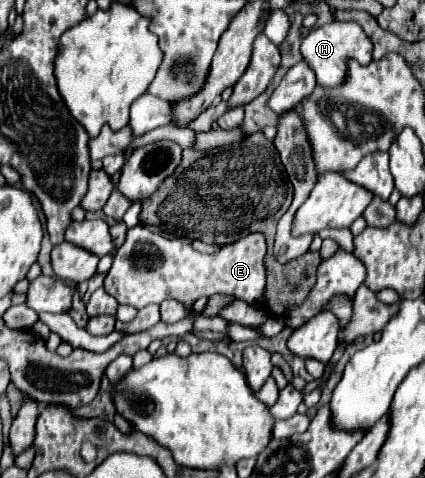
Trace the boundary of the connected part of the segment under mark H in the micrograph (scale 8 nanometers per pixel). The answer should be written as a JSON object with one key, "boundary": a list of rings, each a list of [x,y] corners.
{"boundary":[[[348,21],[348,23],[328,23],[322,27],[312,29],[300,45],[300,53],[302,59],[312,67],[318,85],[322,87],[336,87],[336,83],[340,83],[340,79],[344,79],[344,63],[350,59],[356,59],[358,63],[370,63],[372,61],[372,41],[364,35],[362,27]]]}

